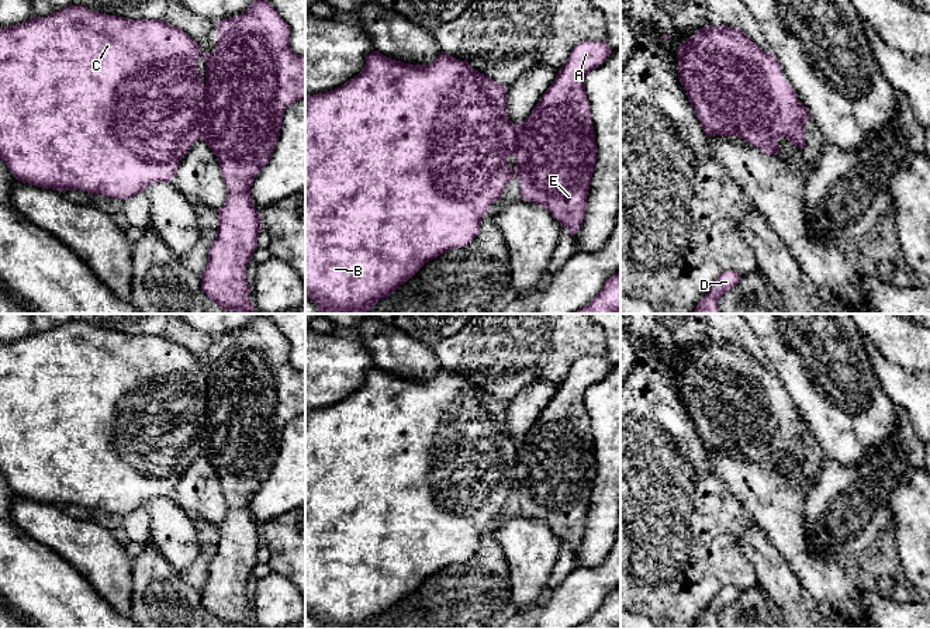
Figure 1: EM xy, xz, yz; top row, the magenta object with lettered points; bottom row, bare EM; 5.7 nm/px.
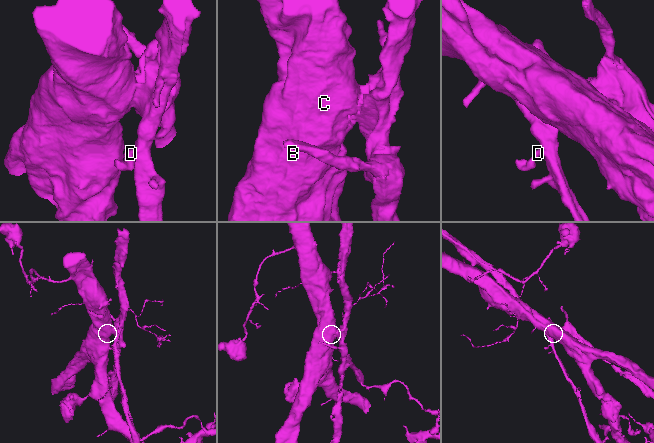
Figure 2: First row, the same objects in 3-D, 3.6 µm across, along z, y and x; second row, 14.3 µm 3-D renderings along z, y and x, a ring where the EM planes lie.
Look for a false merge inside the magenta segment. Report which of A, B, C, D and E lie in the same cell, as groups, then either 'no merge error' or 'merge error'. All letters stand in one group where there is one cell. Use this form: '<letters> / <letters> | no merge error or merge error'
A D E / B C | merge error

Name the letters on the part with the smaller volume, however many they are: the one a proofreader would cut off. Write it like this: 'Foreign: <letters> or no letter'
Foreign: A, D, E

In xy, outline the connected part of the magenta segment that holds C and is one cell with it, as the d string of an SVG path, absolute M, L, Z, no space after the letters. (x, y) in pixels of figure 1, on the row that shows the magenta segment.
M75 4L46 17L32 15L21 24L0 28L0 158L18 182L59 191L83 190L122 201L151 184L172 182L193 141L203 138L205 84L197 69L200 55L200 45L189 34L162 20L131 20Z

